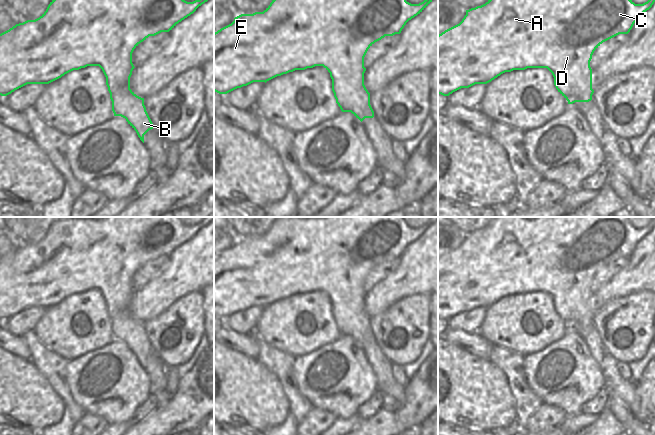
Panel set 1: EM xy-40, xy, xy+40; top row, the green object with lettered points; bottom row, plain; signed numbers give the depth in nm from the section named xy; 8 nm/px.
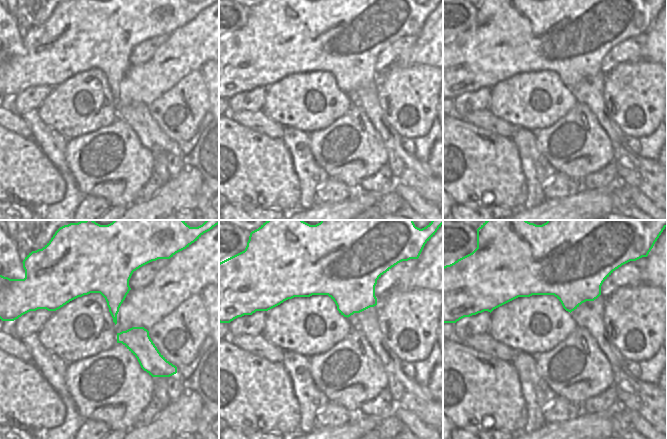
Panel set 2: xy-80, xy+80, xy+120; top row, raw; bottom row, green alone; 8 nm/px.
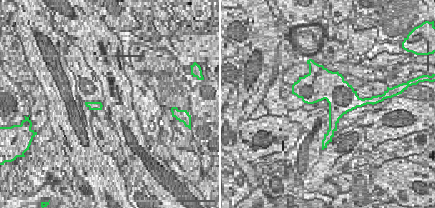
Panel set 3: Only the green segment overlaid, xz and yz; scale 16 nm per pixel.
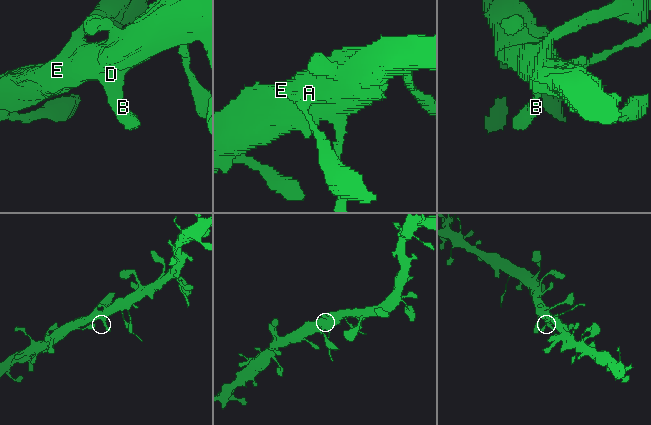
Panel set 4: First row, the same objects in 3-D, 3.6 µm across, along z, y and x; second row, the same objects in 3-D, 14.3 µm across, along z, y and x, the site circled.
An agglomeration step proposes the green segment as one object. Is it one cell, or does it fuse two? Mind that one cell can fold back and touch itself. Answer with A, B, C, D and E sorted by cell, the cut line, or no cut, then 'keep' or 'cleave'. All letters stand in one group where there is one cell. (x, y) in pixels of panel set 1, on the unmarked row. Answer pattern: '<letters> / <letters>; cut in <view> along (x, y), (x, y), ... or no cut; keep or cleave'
A B C D E; no cut; keep

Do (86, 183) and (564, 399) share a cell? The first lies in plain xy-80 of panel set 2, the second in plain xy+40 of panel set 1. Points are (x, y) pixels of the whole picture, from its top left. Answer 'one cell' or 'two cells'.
one cell

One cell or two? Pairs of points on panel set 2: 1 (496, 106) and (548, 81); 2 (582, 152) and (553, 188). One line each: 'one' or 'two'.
1: one
2: two

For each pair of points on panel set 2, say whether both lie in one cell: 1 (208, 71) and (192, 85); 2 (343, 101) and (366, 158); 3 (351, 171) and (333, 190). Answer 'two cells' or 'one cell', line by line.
1: two cells
2: two cells
3: two cells

